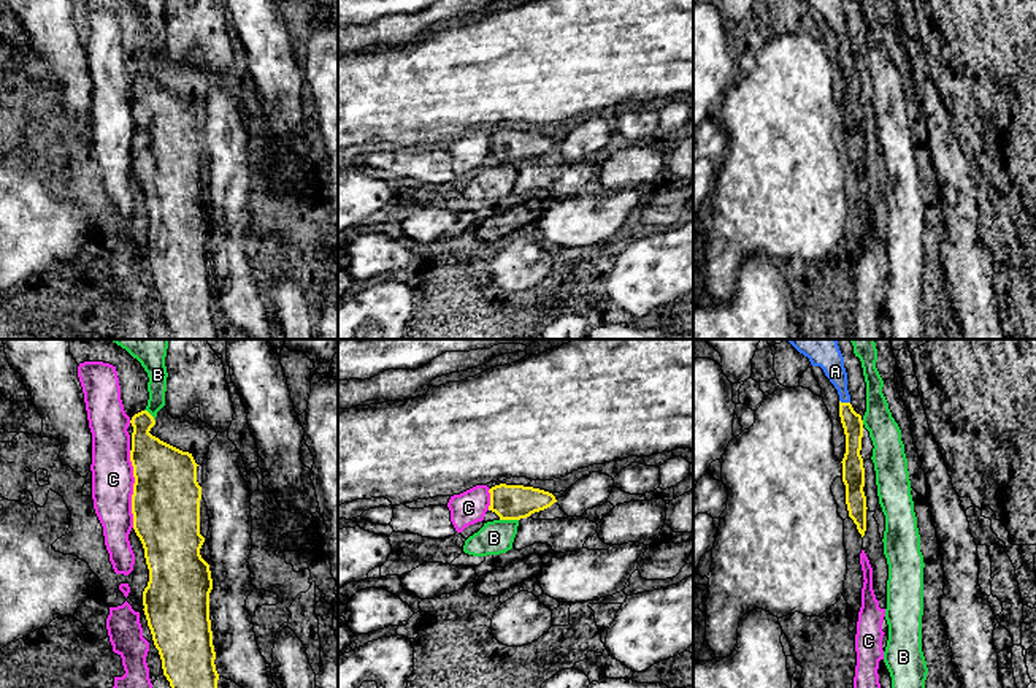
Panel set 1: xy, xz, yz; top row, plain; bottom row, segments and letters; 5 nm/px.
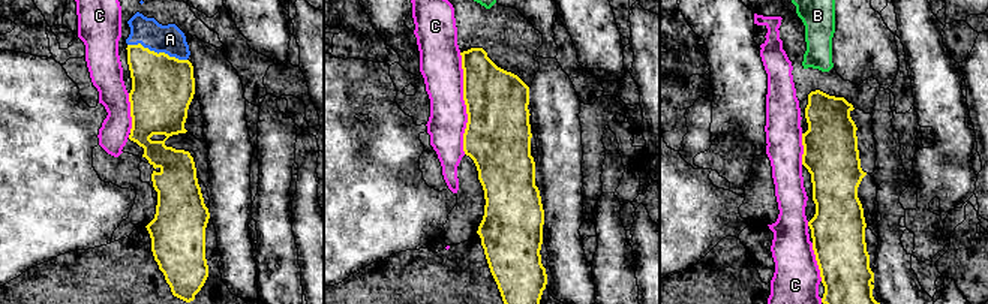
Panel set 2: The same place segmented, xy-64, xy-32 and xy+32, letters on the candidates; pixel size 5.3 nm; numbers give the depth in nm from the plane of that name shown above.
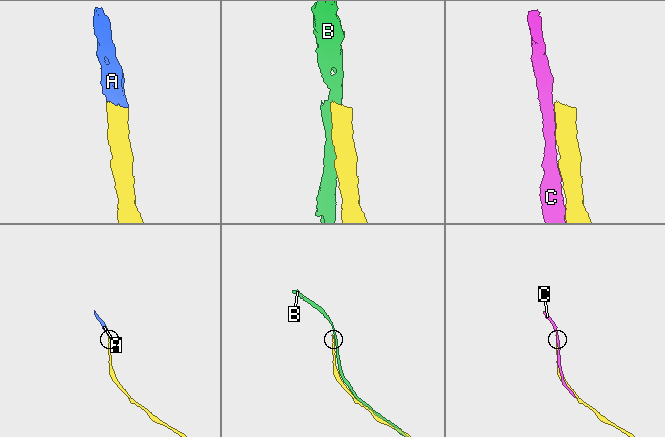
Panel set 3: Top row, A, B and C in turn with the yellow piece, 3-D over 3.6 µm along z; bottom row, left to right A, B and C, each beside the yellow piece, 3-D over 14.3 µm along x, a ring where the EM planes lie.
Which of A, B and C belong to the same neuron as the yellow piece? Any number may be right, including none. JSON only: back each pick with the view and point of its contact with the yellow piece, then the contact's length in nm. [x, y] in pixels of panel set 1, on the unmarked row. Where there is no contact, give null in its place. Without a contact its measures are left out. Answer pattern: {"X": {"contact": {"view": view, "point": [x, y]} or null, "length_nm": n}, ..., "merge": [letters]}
{"A": {"contact": {"view": "yz", "point": [844, 48]}, "length_nm": 60}, "merge": ["A"]}

